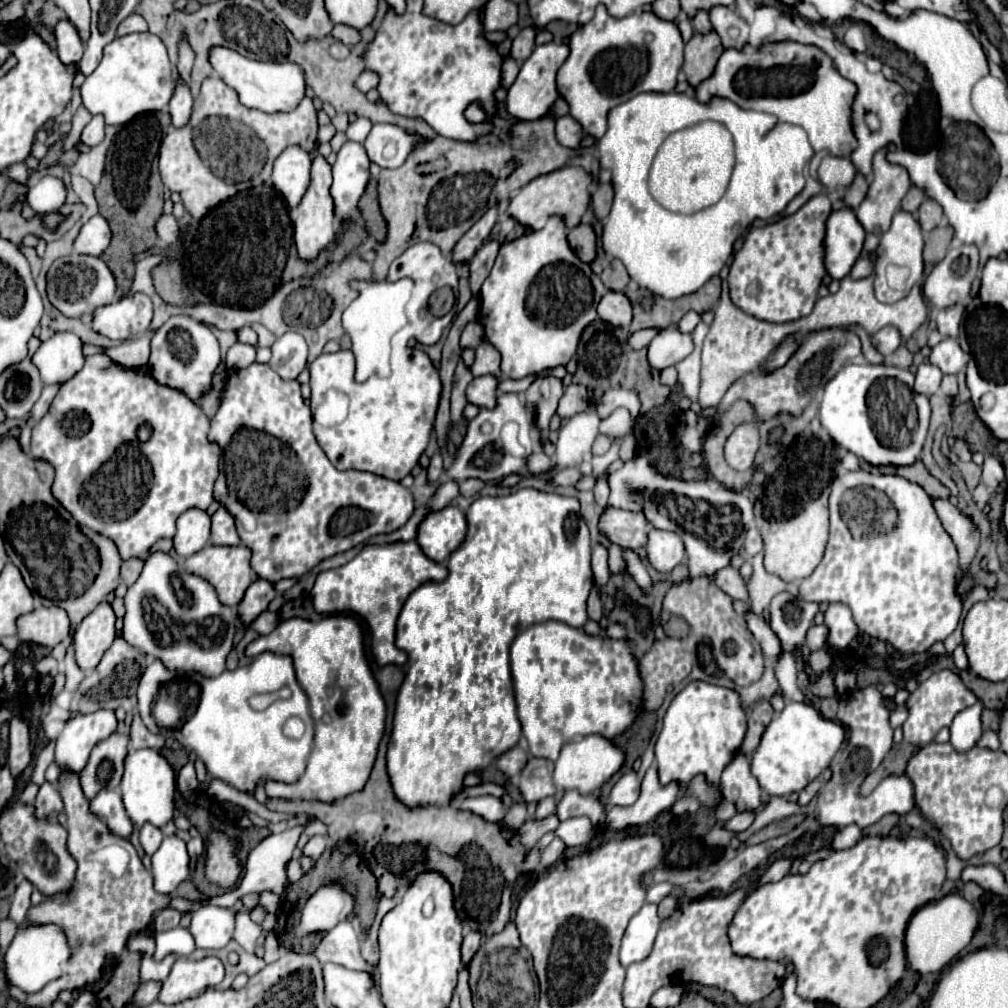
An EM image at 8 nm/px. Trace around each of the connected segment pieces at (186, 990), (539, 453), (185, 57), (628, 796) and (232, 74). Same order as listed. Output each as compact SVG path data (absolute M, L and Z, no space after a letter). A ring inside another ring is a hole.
M177 958L171 974L163 982L159 992L159 1000L163 1004L177 1004L187 998L199 996L205 988L221 984L225 976L223 962L219 958L203 958L203 960L187 960Z
M535 450L529 458L527 458L527 468L533 474L549 474L551 470L555 470L555 462L543 452L543 450Z
M181 42L179 46L179 62L177 62L177 74L183 82L189 82L191 80L191 68L193 68L193 60L195 60L195 54L193 50L187 46L187 42Z
M635 770L625 772L617 780L617 784L613 786L609 804L613 804L613 806L629 806L629 804L633 804L639 798L639 786L641 786L641 780L639 780L637 772Z
M213 48L209 56L215 72L221 76L221 80L231 86L239 94L239 102L247 108L257 108L261 112L291 112L299 100L305 96L305 76L303 70L293 62L259 62L249 60L233 50L227 48Z

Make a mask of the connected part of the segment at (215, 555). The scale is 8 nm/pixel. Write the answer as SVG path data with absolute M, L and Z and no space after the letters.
M209 544L203 550L195 552L193 556L189 556L185 560L185 570L191 574L197 574L201 578L205 578L207 582L211 582L219 594L219 600L227 606L237 606L239 600L243 598L245 590L251 584L251 550L243 544L239 546L217 546L217 544Z

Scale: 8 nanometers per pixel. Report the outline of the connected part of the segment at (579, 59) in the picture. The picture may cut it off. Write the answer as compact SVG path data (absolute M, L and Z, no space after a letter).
M597 6L593 20L571 36L571 54L557 72L559 94L569 102L571 116L583 130L599 140L607 132L611 108L639 92L671 92L675 88L683 64L683 46L675 22L659 20L653 12L613 18L605 6Z

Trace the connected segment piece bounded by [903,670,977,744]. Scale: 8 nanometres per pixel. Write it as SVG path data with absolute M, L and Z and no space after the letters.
M941 670L931 674L925 682L921 682L917 686L915 692L911 692L911 700L907 700L907 720L903 724L903 736L907 742L911 744L929 744L933 742L933 738L937 736L937 732L943 726L951 726L953 718L957 712L961 712L967 706L973 706L977 702L977 698L973 696L973 692L969 692L961 678L957 674L953 674L951 670Z

